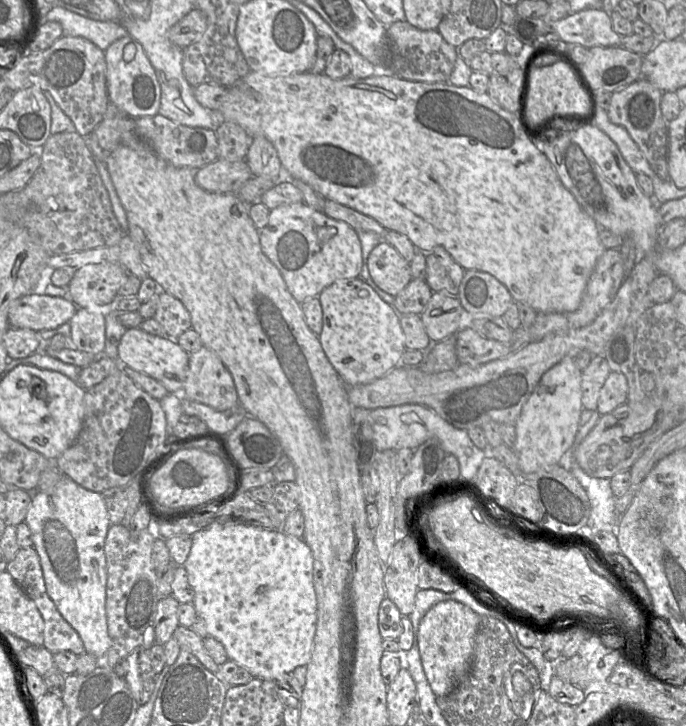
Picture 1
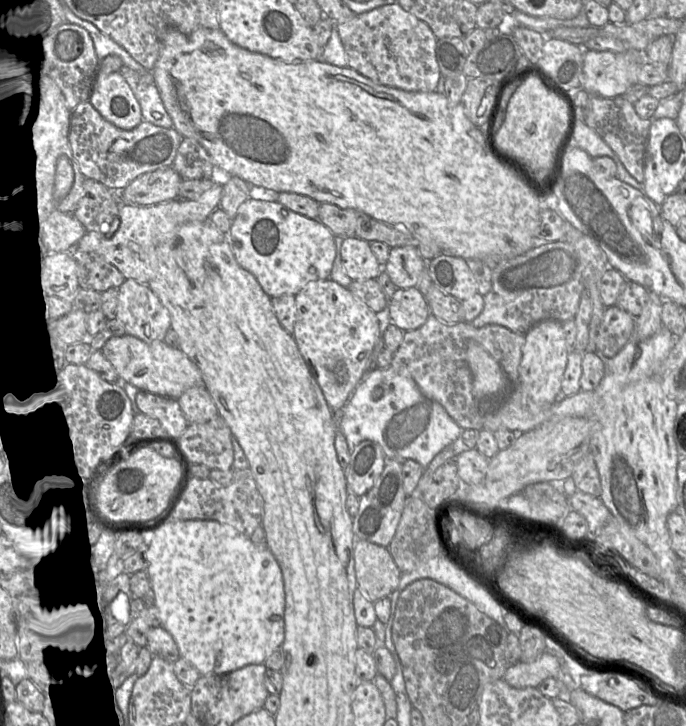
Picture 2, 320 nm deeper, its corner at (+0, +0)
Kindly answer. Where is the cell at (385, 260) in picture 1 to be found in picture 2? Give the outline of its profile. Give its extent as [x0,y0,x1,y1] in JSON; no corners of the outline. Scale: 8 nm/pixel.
[339,237,383,281]

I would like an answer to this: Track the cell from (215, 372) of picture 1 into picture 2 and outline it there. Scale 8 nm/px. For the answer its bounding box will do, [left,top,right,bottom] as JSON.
[177,385,219,423]

